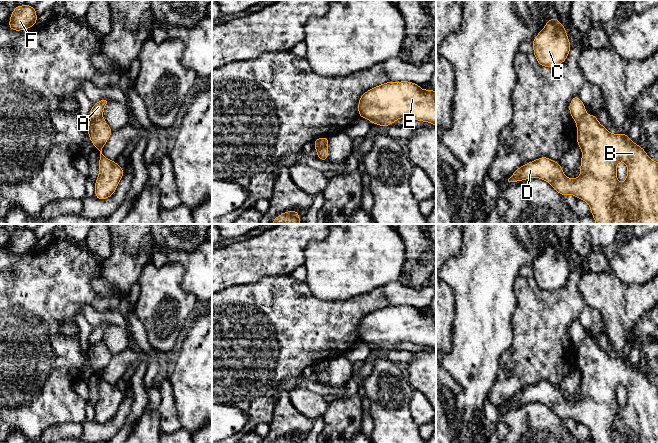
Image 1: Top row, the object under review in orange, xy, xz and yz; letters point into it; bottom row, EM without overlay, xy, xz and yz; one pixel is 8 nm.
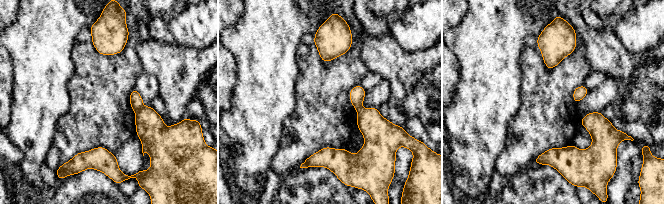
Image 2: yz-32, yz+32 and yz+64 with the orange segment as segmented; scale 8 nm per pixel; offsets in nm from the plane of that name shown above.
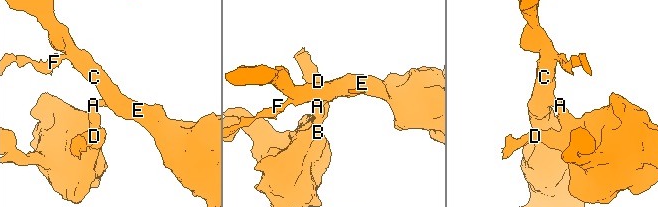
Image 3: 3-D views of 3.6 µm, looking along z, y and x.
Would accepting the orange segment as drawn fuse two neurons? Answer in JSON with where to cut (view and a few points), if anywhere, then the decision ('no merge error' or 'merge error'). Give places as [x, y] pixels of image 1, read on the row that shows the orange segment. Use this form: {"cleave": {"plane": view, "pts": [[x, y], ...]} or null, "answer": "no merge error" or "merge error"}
{"cleave": {"plane": "xy", "pts": [[102, 117], [91, 120]]}, "answer": "merge error"}

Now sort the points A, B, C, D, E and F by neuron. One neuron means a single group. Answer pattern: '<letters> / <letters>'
A C E F / B D

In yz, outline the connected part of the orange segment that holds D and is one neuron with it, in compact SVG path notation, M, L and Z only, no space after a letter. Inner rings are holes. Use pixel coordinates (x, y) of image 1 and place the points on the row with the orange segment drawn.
M585 115L577 124L577 145L582 151L581 165L580 165L580 176L576 179L566 177L559 162L555 162L548 157L540 157L535 161L528 162L525 165L519 167L508 179L508 182L523 181L530 178L540 178L548 182L560 195L564 196L567 194L574 195L577 199L586 201L591 210L591 214L594 217L596 224L658 224L658 162L650 159L646 151L638 144L634 143L625 133L623 134L612 134L605 126L602 126L595 115ZM622 161L627 164L627 177L623 183L617 180L617 163Z

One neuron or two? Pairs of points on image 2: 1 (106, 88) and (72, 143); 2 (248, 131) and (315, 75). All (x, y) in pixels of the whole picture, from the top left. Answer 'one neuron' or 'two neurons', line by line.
1: one neuron
2: two neurons

